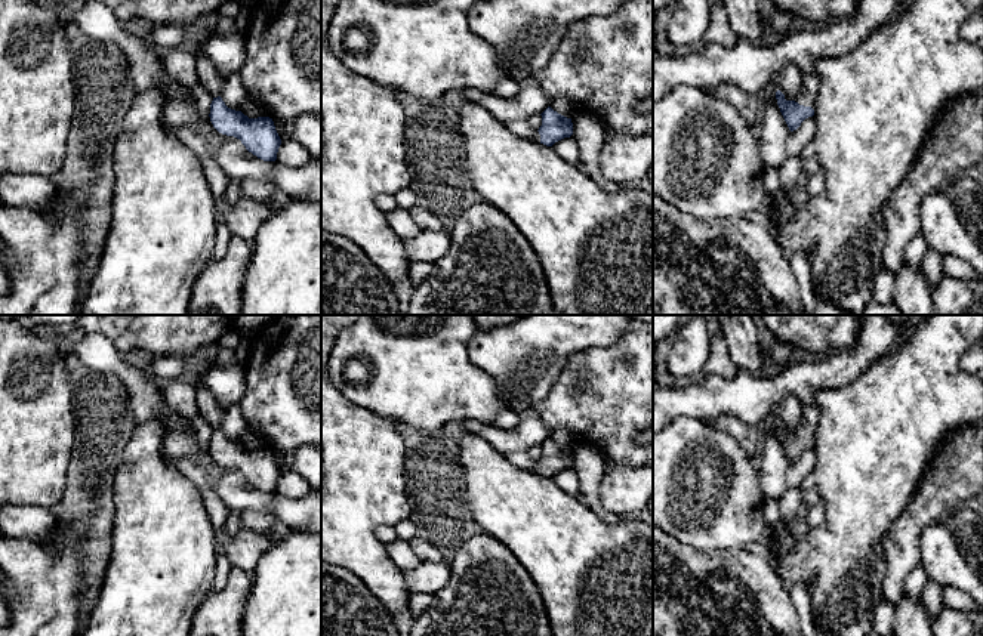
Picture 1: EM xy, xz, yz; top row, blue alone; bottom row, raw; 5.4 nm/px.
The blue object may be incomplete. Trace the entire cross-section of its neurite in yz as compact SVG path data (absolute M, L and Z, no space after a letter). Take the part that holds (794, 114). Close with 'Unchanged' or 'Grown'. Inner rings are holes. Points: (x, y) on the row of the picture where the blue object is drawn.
M804 72L802 87L795 101L786 101L780 90L776 92L777 105L791 132L796 130L805 118L814 115L813 106L819 89L819 75Z. Grown

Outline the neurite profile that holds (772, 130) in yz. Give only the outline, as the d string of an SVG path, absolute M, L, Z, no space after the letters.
M776 89L764 92L759 120L755 127L756 142L765 170L779 170L788 158L788 136L791 133L776 99Z

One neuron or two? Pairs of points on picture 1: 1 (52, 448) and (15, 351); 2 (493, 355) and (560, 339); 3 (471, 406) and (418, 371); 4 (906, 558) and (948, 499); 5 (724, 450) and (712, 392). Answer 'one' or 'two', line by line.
1: one
2: one
3: one
4: one
5: two

